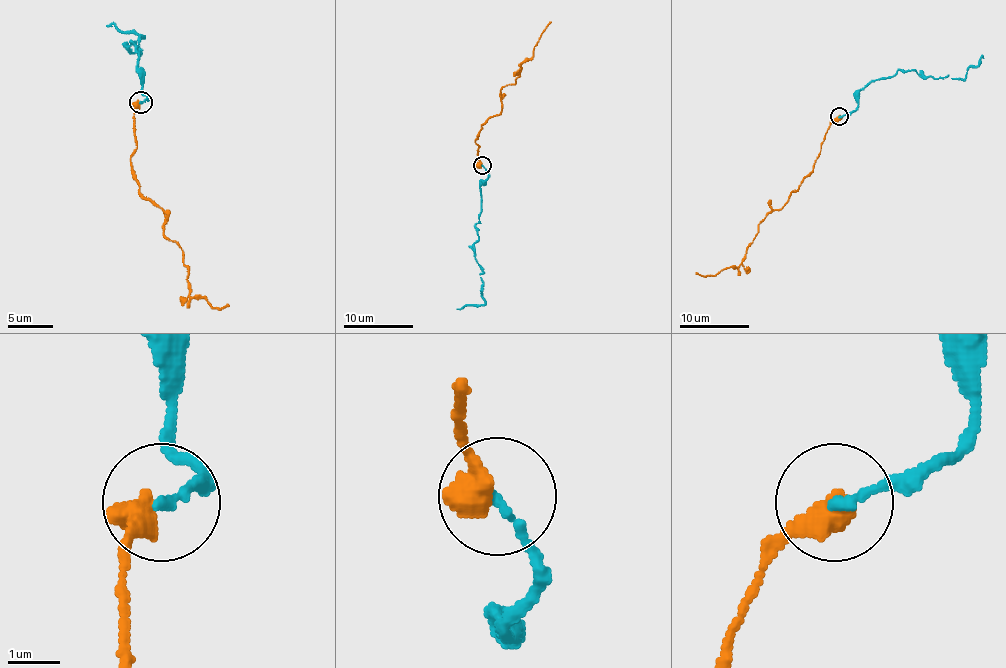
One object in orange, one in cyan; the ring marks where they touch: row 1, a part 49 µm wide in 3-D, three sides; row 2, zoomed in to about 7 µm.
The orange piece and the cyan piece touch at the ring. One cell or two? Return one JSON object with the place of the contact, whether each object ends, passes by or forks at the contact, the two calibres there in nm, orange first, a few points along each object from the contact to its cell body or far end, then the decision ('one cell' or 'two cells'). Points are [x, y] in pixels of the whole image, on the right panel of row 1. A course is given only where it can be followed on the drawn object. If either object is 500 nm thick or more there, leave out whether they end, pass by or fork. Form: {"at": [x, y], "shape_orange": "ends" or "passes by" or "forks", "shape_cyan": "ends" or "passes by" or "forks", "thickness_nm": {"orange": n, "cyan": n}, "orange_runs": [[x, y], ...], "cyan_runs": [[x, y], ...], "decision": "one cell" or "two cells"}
{"at": [839, 116], "thickness_nm": {"orange": 550, "cyan": 180}, "orange_runs": [[840, 117], [829, 126], [811, 171], [787, 201], [762, 218], [740, 266], [703, 276], [696, 273]], "cyan_runs": [[840, 117], [857, 106], [857, 94], [871, 82], [890, 78], [899, 70], [964, 78], [983, 57]], "decision": "one cell"}

